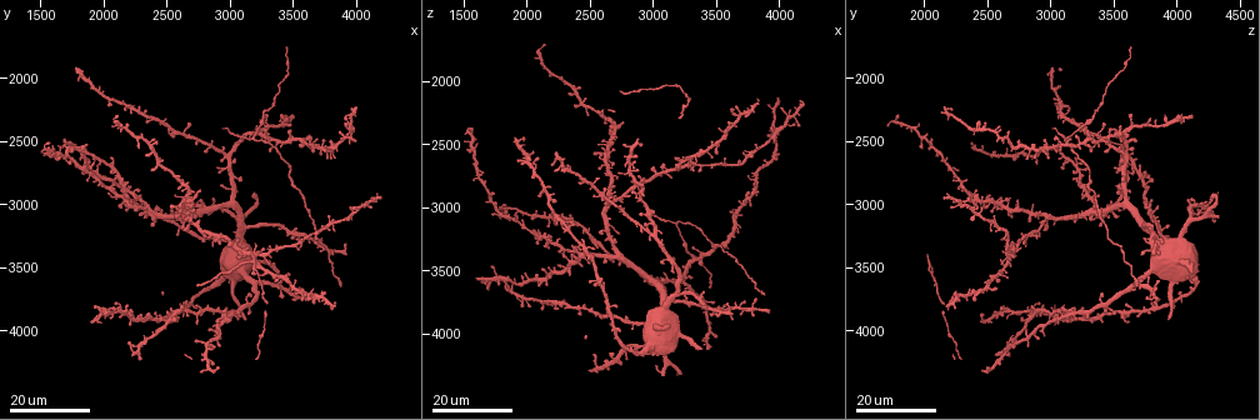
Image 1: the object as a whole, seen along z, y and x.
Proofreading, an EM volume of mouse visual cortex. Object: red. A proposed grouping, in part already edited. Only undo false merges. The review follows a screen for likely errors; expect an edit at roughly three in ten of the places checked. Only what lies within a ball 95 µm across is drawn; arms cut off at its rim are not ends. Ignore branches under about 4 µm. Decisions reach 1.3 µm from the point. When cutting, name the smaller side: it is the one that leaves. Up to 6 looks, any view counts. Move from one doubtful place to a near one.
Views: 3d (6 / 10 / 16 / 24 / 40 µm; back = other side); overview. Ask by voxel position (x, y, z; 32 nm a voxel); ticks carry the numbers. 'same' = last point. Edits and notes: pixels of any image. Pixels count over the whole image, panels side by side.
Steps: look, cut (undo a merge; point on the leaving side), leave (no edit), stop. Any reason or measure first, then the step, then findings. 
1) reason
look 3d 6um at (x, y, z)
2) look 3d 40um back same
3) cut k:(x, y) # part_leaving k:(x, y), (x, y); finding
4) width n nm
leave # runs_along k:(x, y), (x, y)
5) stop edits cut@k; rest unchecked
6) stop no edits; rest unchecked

look 3d 16um at (3020, 3860, 3200)

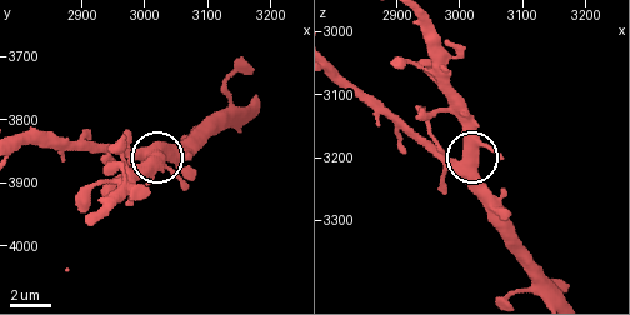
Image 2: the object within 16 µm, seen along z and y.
look 3d 10um at (3000, 3855, 3210)

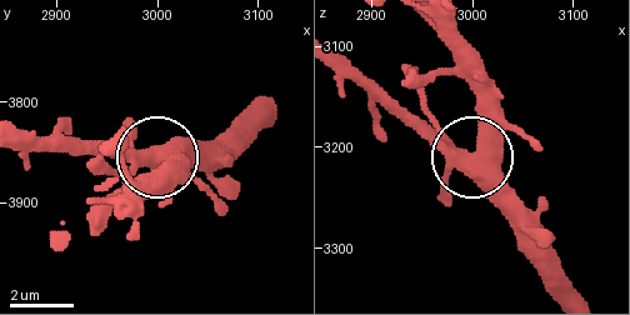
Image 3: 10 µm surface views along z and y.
look 3d 10um back at (3002, 3858, 3210)

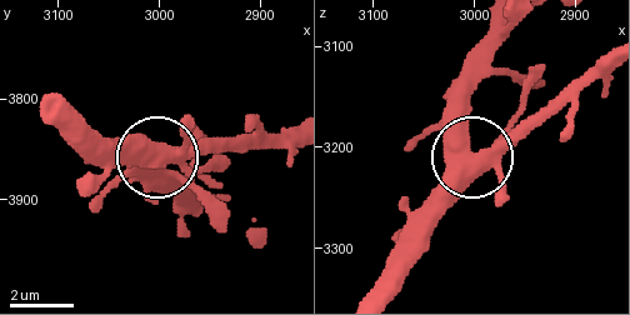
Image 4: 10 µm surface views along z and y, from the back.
side_arm 40 um; arms 4
leave # continuous, no second neuron

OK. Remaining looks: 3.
four arms meet
look 3d 16um at (3680, 3700, 2280)

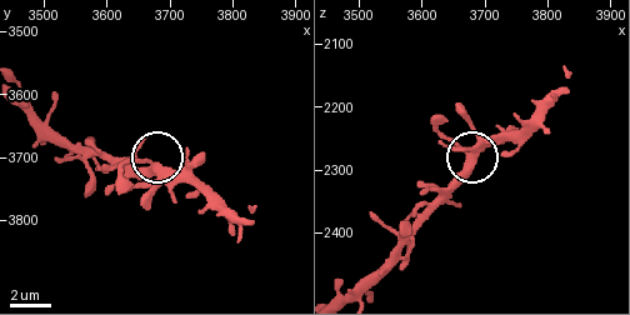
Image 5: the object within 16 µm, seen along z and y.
look 3d 10um same

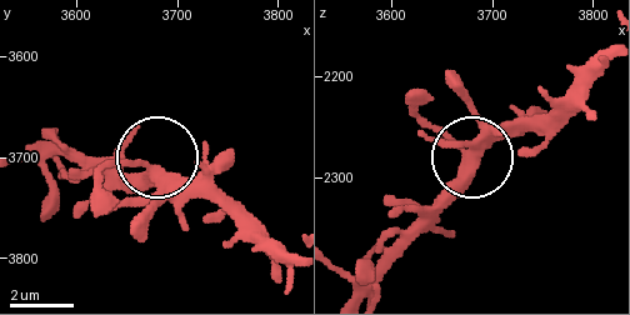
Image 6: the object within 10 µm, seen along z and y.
leave # all the same neuron

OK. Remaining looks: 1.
stop no edits; rest unchecked

